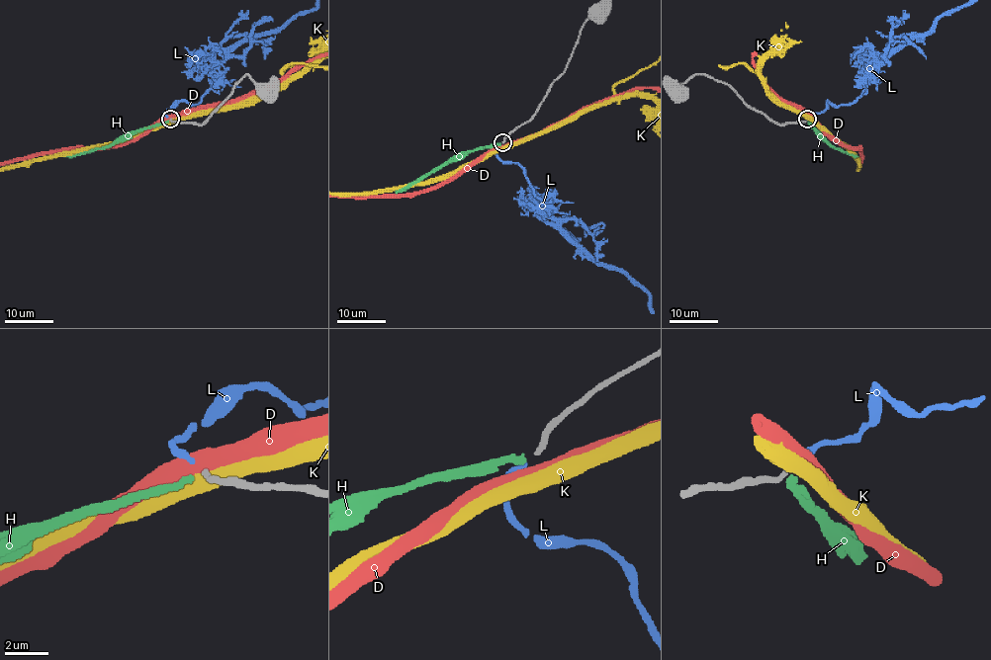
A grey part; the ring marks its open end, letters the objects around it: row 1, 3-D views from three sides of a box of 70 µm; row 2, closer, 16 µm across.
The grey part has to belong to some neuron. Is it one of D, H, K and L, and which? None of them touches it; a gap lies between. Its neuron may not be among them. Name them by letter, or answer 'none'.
L

